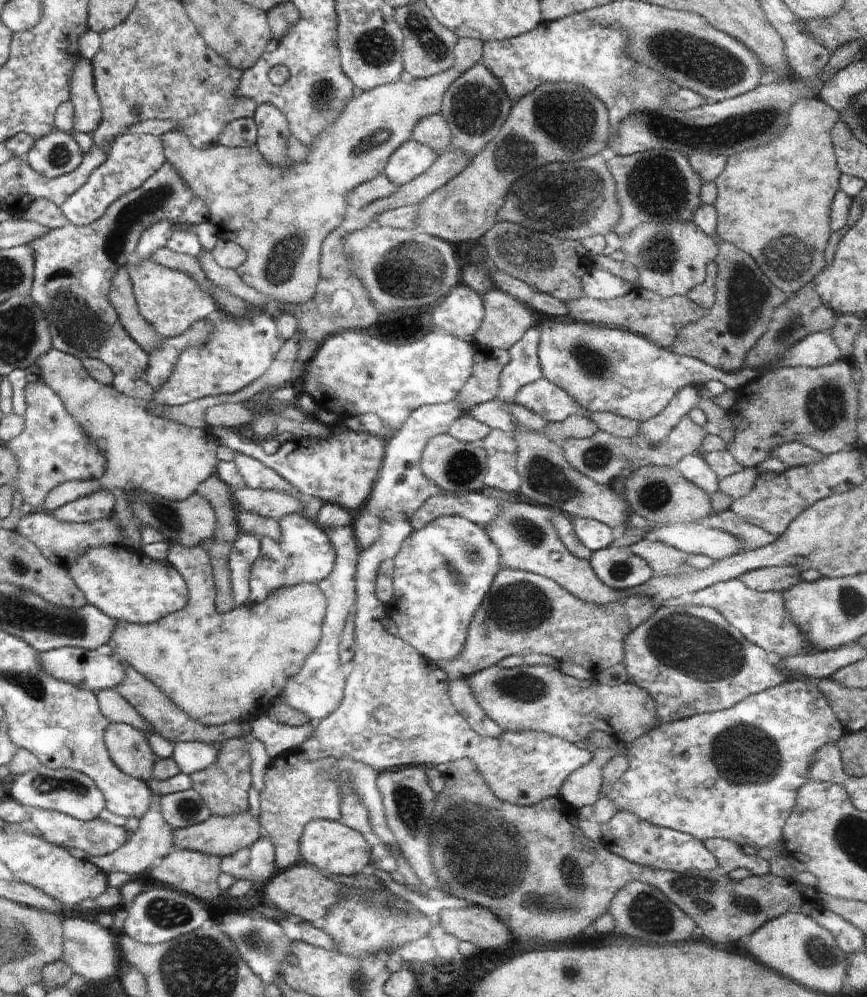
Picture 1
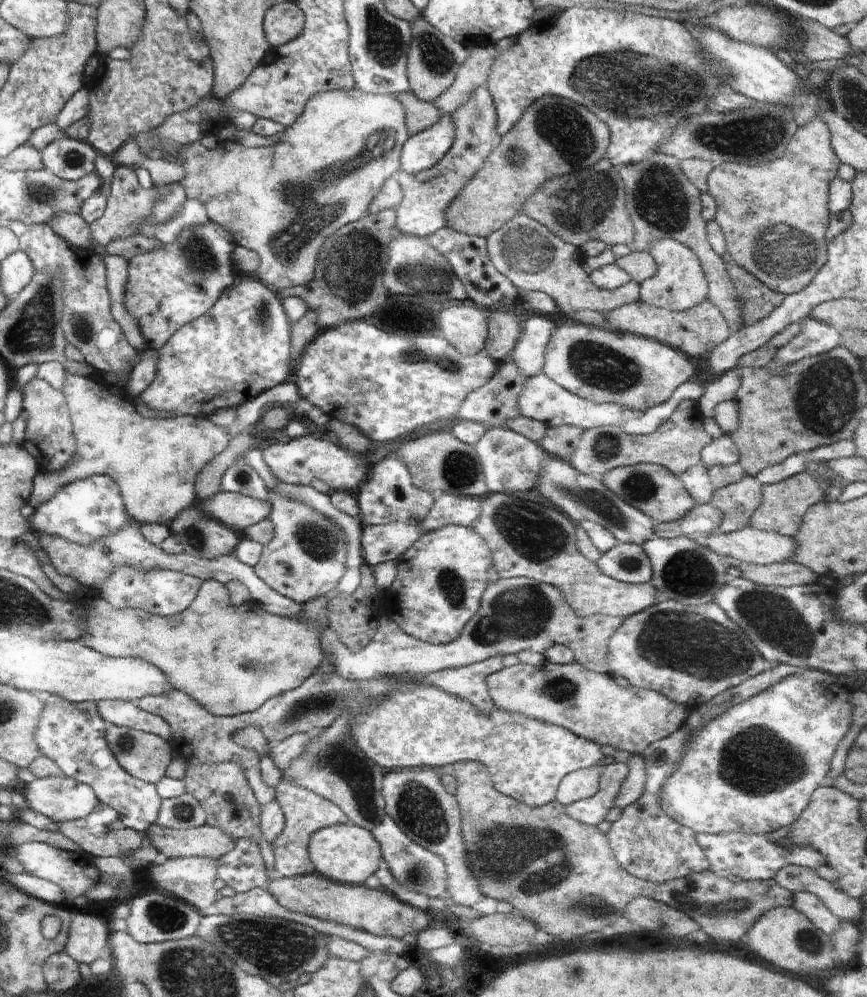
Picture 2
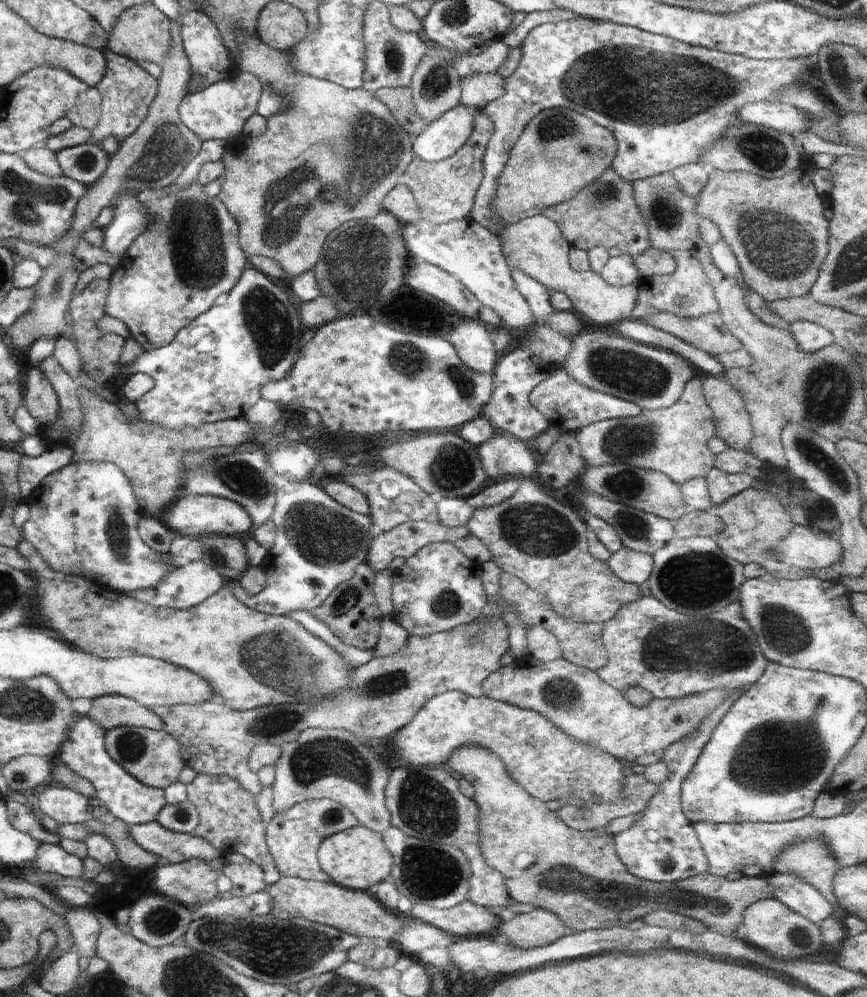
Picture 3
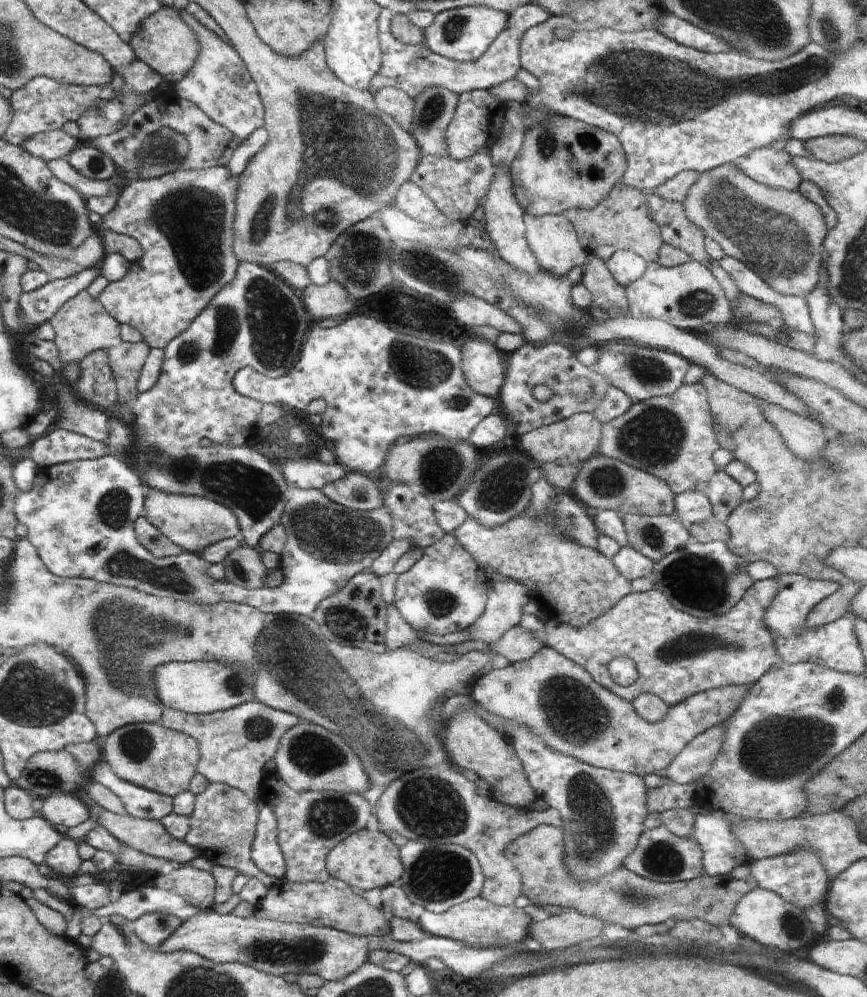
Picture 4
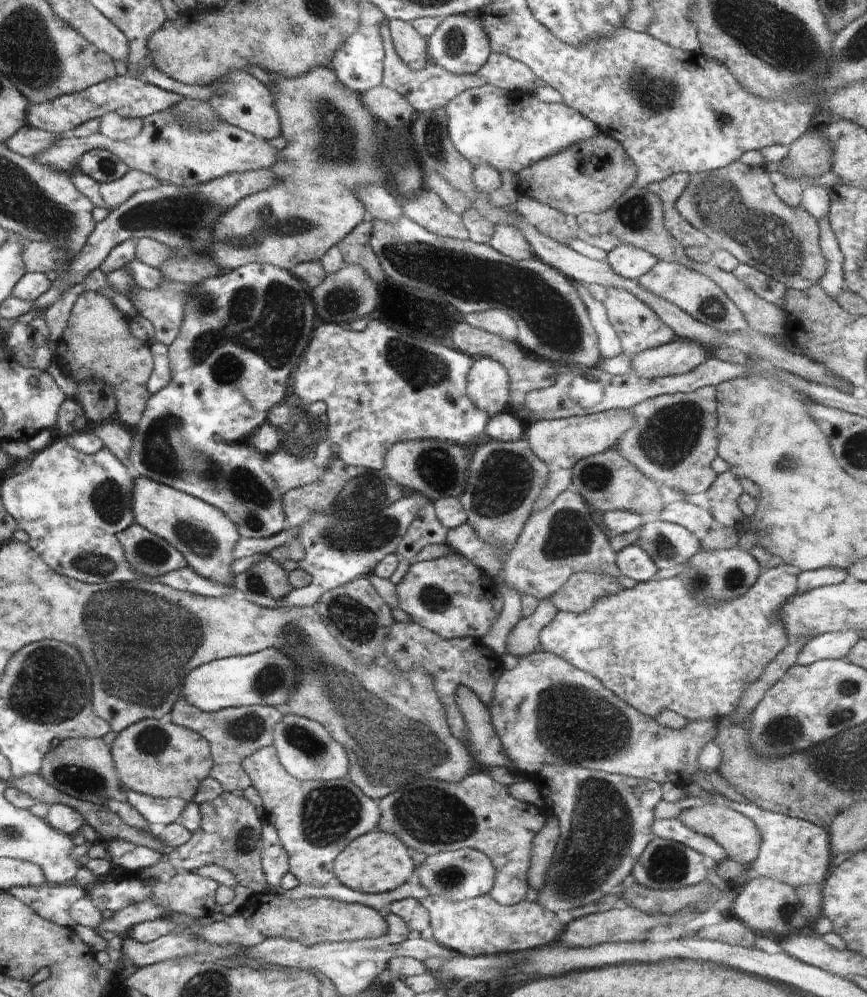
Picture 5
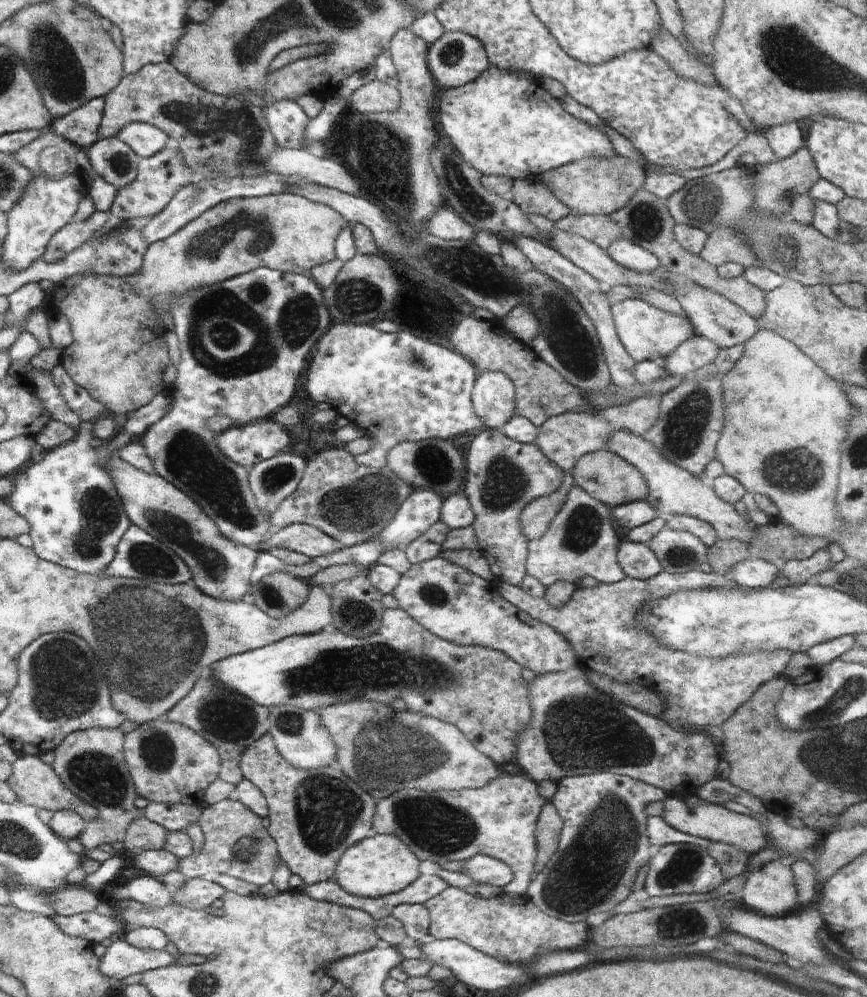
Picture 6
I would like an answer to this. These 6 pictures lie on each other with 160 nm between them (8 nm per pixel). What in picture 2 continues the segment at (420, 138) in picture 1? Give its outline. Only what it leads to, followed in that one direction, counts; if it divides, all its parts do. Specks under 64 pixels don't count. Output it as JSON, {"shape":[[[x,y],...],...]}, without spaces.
{"shape":[[[410,90],[396,93],[395,97],[404,107],[405,123],[409,136],[436,124],[441,117],[441,112],[434,104],[422,102]]]}

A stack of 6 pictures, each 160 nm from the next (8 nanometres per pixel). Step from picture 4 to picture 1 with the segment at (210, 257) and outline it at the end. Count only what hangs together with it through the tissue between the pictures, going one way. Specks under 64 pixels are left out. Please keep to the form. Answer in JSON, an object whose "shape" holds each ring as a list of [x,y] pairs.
{"shape":[[[150,259],[139,263],[127,263],[125,273],[131,280],[134,298],[144,317],[161,339],[177,337],[187,331],[192,323],[204,321],[215,314],[219,305],[202,290],[198,282],[187,273],[171,269]]]}

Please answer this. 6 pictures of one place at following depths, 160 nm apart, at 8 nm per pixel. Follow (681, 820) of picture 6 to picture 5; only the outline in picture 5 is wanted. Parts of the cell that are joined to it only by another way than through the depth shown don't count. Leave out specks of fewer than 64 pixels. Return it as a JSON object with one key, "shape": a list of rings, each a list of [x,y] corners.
{"shape":[[[706,803],[702,806],[685,809],[680,814],[679,820],[682,824],[686,824],[688,828],[692,828],[694,832],[700,832],[700,834],[706,834],[706,836],[714,838],[724,848],[727,857],[732,858],[739,864],[749,866],[758,855],[762,842],[758,826],[738,811]]]}

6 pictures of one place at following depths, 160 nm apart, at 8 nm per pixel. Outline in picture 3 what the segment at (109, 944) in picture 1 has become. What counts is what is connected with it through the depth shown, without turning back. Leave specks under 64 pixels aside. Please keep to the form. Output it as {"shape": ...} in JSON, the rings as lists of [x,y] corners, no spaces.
{"shape":[[[68,908],[67,926],[75,942],[76,952],[80,957],[95,956],[96,941],[100,932],[98,919],[90,912],[90,908]]]}

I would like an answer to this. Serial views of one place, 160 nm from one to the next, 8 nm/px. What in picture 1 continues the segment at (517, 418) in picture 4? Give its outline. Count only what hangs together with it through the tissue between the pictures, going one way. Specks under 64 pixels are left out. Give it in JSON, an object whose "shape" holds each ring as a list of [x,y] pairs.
{"shape":[[[456,399],[449,400],[447,403],[424,405],[412,412],[412,416],[407,418],[390,438],[386,439],[385,455],[379,476],[373,486],[372,496],[366,502],[364,509],[376,516],[381,513],[393,513],[400,519],[409,521],[430,496],[440,494],[440,488],[436,488],[436,483],[422,474],[421,454],[426,443],[433,436],[448,433],[450,425],[464,415],[464,412],[460,401]]]}

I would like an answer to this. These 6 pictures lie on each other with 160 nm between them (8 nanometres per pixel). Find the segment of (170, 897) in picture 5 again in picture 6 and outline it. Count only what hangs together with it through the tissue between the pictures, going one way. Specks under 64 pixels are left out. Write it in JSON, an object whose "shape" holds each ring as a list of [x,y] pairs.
{"shape":[[[187,878],[180,890],[172,892],[174,905],[202,910],[210,907],[215,900],[221,899],[225,890],[214,882],[201,878]]]}

